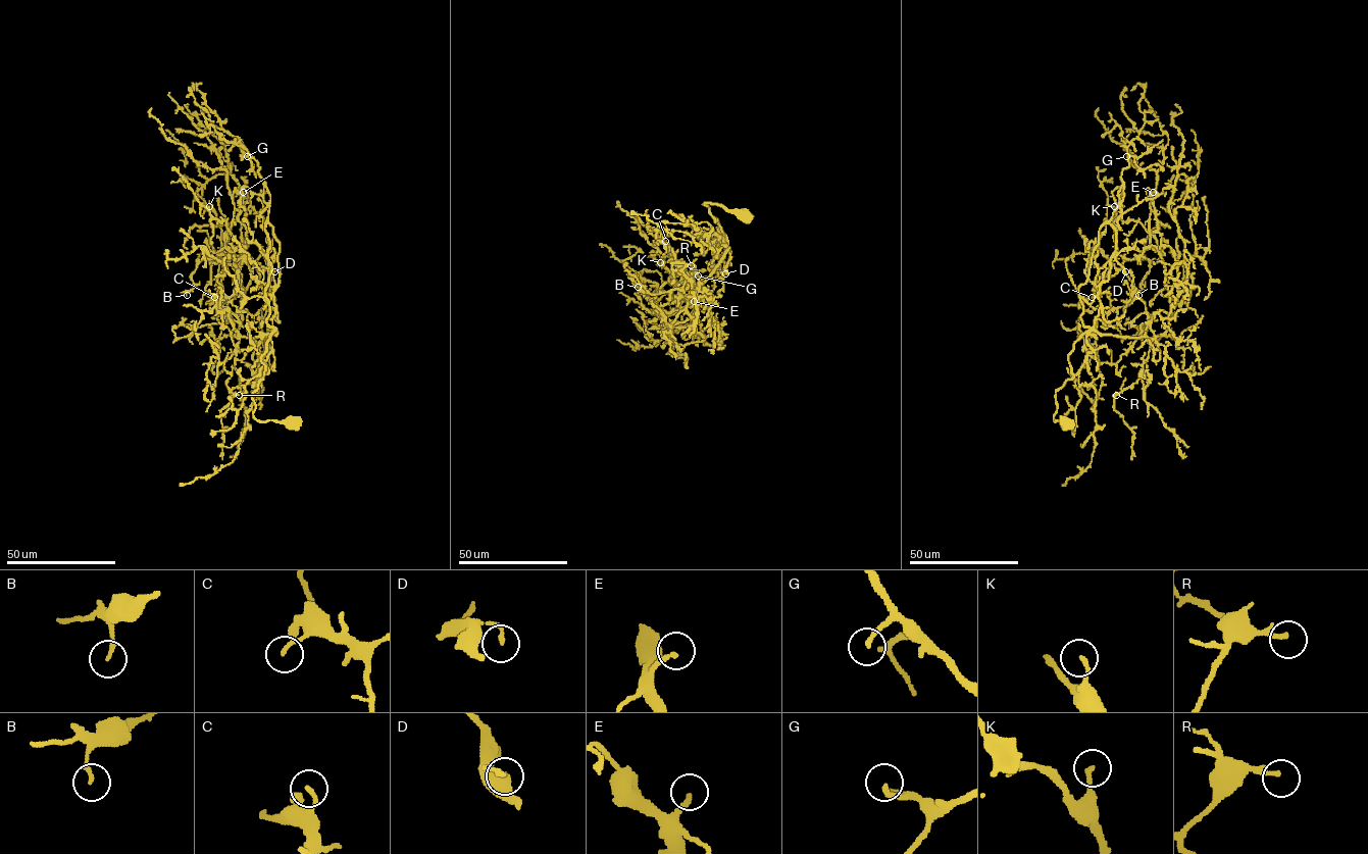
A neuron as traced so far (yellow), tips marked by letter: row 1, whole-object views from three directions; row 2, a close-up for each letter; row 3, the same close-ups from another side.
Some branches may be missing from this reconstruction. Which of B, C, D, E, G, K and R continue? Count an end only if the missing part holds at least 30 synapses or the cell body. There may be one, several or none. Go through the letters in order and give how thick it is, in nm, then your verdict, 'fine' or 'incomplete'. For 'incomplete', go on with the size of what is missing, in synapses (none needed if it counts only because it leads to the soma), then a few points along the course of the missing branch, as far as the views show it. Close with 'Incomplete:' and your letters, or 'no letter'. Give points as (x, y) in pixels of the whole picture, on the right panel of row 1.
B: calibre 150 nm; fine
C: calibre 140 nm; fine
D: calibre 160 nm; fine
E: calibre 180 nm; fine
G: calibre 190 nm; incomplete; 45 synapses; course (1126, 156), (1123, 165), (1117, 151)
K: calibre 150 nm; fine
R: calibre 190 nm; fine
Incomplete: G

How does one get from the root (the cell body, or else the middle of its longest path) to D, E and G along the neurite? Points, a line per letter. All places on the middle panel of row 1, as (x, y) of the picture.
D: (746, 215), (703, 204), (726, 238), (716, 228), (724, 264), (731, 264), (730, 249), (721, 254), (725, 273)
E: (746, 215), (703, 204), (727, 248), (689, 297), (693, 327), (694, 301)
G: (746, 215), (703, 204), (726, 239), (716, 228), (723, 238), (716, 248), (721, 272), (698, 275)

